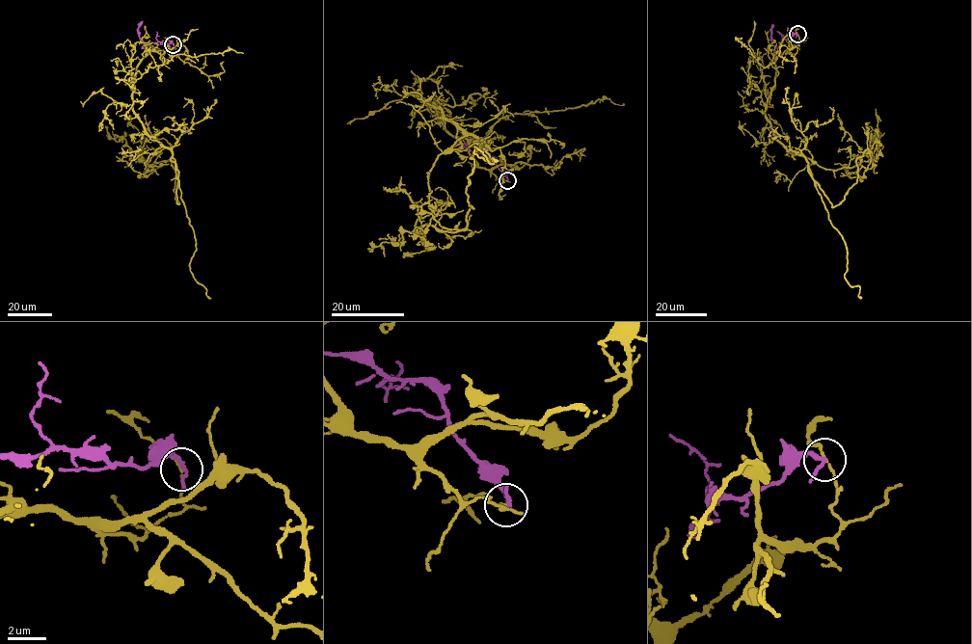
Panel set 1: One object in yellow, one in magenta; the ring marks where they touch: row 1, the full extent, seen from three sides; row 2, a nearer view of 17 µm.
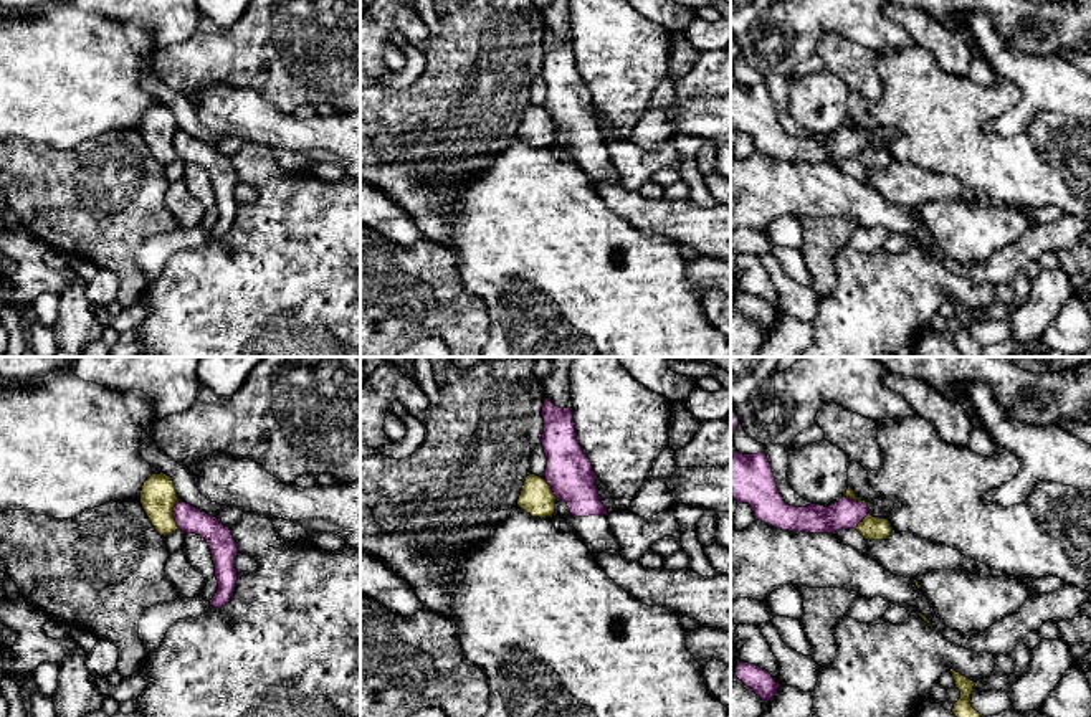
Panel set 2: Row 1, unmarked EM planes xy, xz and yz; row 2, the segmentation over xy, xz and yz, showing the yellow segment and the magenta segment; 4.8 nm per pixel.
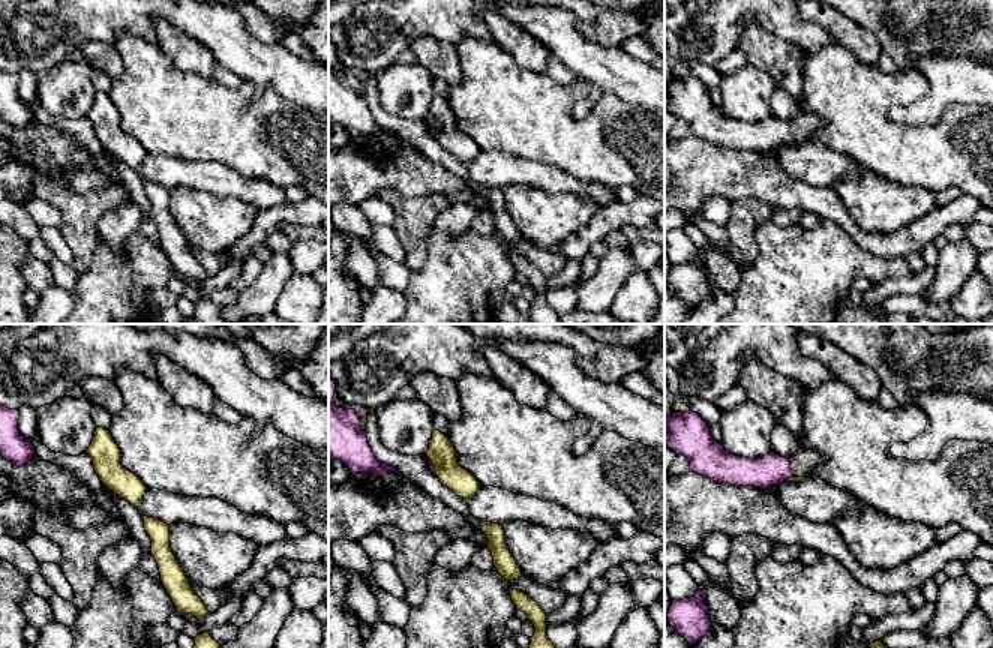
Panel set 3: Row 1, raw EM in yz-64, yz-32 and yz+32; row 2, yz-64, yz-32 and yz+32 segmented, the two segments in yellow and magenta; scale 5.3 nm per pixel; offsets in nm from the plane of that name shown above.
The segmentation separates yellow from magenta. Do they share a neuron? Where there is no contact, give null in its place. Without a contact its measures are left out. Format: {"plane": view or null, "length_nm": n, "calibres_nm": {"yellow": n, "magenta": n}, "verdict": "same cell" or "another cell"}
{"plane": "xy", "length_nm": 140, "calibres_nm": {"yellow": 170, "magenta": 130}, "verdict": "another cell"}

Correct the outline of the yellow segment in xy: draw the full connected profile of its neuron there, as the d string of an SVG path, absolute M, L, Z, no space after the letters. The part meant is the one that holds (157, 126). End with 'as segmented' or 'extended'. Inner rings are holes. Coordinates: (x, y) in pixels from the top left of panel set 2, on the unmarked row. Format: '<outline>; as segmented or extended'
M164 102L152 104L142 116L141 134L155 160L164 167L179 160L174 149L177 131L174 111Z; as segmented

